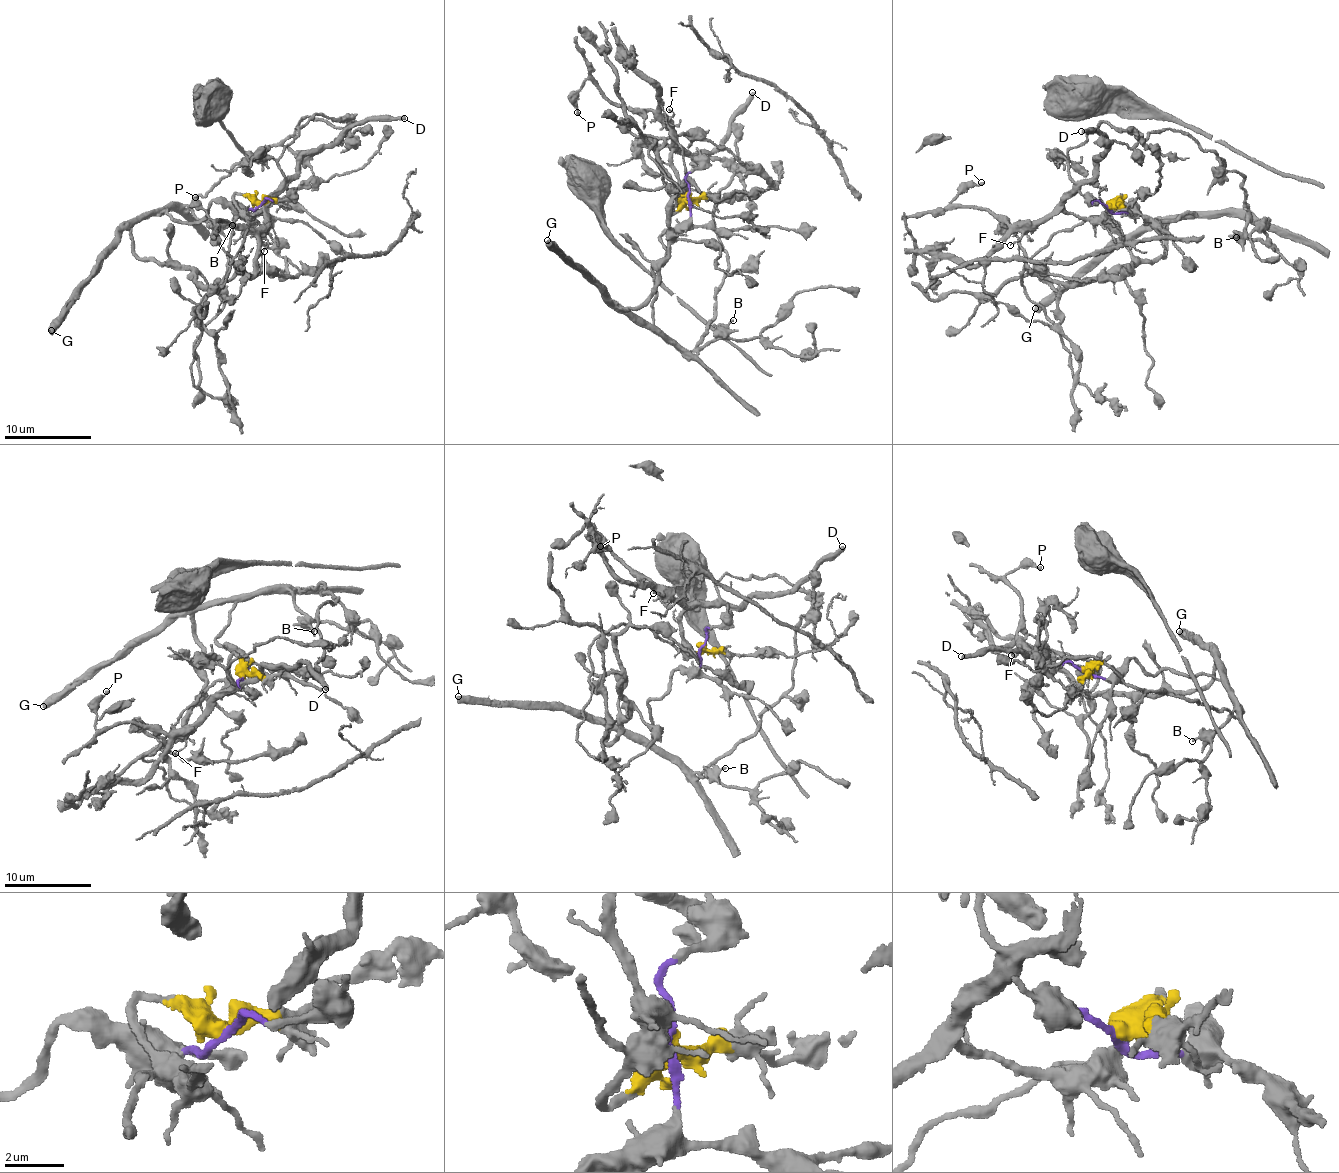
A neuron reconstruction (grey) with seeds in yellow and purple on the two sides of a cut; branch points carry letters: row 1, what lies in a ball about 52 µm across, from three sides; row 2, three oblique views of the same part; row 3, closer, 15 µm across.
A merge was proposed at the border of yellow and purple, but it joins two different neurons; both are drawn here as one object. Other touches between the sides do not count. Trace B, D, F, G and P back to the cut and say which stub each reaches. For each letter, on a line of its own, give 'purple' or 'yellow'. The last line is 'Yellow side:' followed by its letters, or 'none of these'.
B: purple
D: yellow
F: yellow
G: purple
P: yellow
Yellow side: D, F, P

